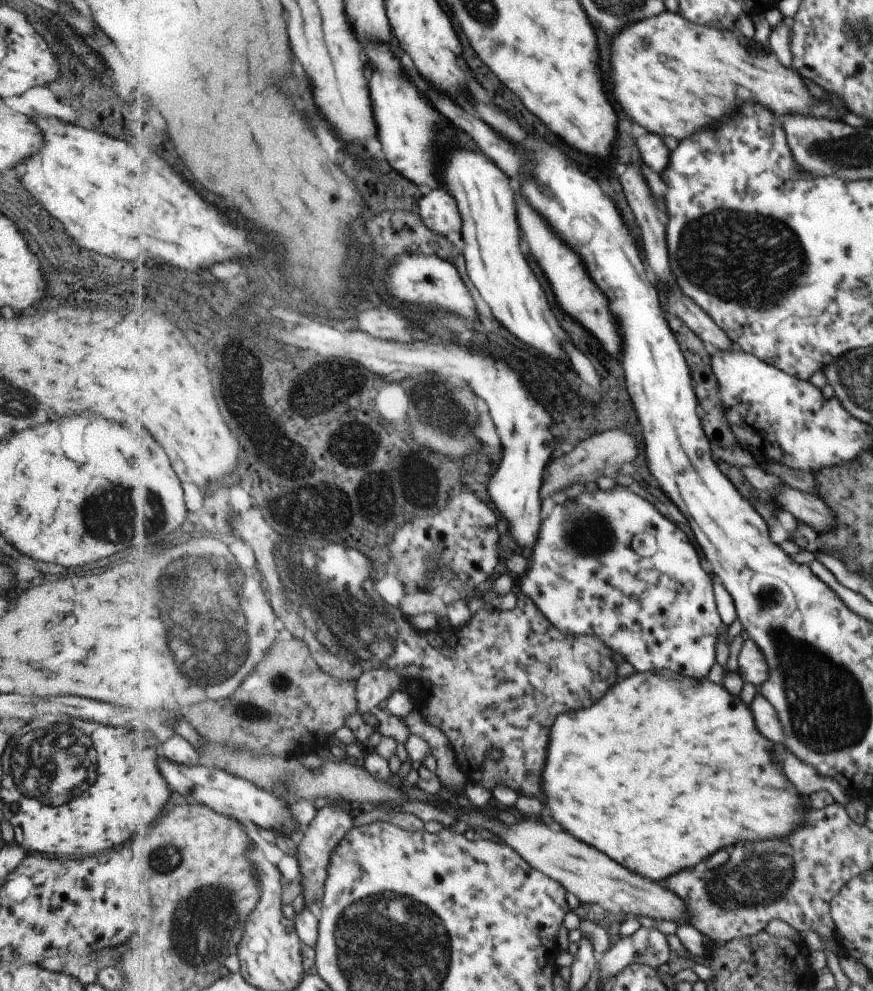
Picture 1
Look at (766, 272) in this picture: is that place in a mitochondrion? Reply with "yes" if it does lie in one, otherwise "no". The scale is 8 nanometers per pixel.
yes

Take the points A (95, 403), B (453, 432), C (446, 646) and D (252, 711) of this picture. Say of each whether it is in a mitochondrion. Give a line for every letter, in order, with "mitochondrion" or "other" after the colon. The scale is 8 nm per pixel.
A: other
B: mitochondrion
C: other
D: mitochondrion

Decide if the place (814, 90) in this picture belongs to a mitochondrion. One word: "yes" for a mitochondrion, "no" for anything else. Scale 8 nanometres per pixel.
no

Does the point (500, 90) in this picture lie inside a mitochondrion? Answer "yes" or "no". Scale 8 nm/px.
no

